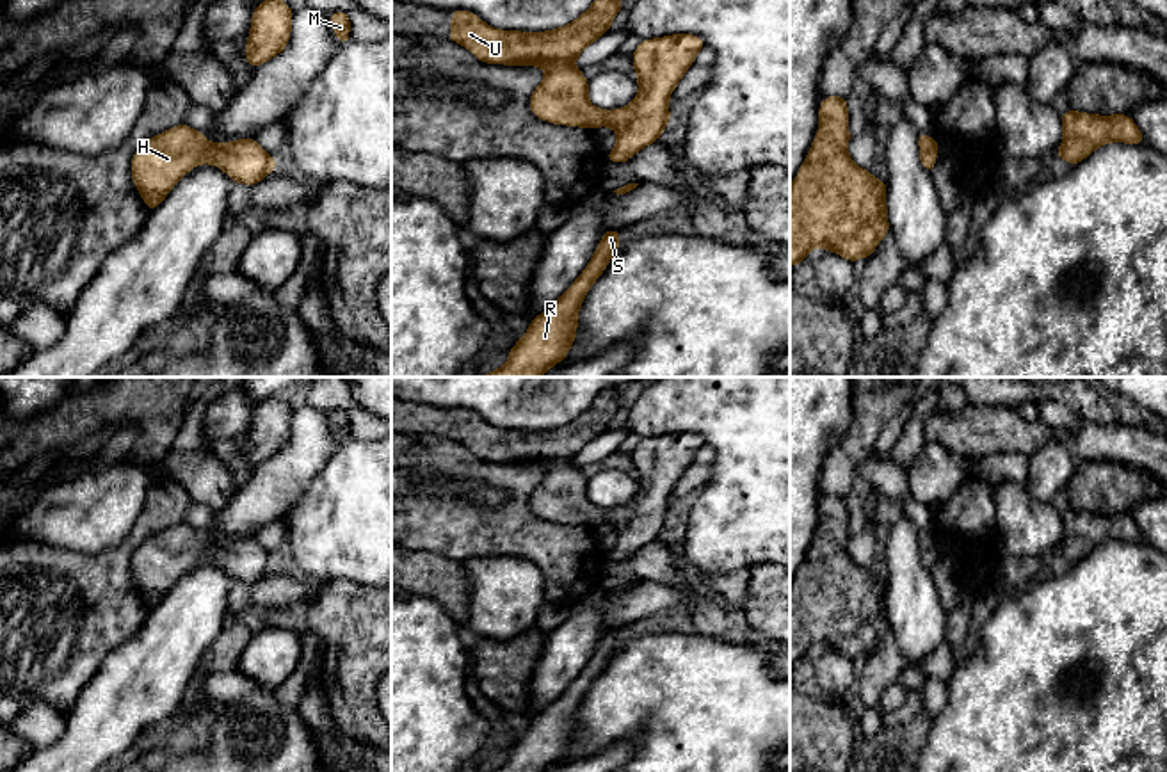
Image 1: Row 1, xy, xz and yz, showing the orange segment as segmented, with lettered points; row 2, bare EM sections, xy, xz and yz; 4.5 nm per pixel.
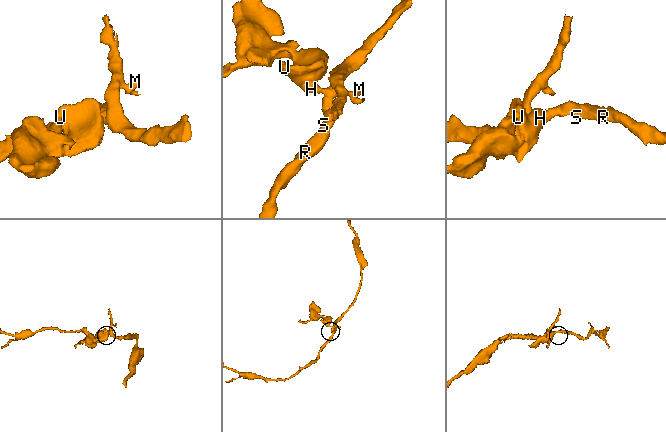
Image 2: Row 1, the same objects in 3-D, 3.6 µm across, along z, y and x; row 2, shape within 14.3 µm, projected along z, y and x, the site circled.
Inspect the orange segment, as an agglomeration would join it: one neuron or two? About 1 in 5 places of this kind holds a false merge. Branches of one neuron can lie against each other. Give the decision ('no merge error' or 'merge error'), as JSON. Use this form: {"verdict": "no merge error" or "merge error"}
{"verdict": "no merge error"}

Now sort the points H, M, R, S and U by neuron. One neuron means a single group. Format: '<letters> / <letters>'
H M R S U

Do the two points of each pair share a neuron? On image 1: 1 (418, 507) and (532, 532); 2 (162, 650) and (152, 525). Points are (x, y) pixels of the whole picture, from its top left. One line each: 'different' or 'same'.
1: same
2: different

